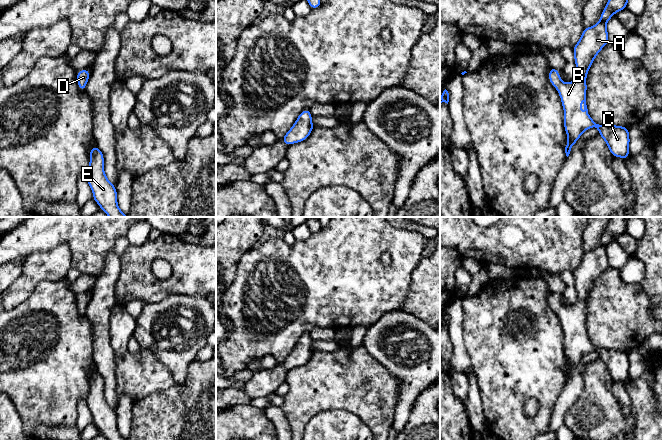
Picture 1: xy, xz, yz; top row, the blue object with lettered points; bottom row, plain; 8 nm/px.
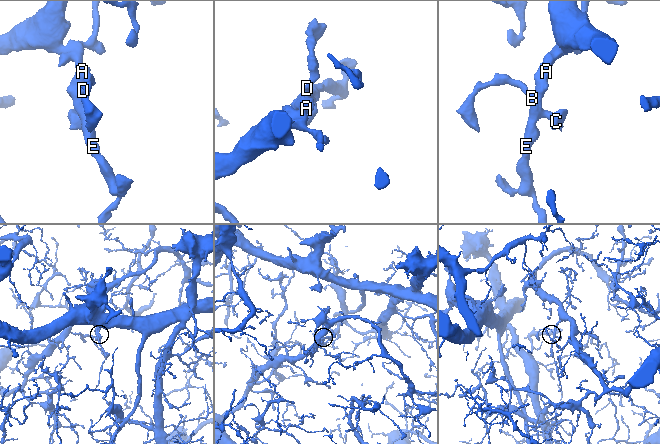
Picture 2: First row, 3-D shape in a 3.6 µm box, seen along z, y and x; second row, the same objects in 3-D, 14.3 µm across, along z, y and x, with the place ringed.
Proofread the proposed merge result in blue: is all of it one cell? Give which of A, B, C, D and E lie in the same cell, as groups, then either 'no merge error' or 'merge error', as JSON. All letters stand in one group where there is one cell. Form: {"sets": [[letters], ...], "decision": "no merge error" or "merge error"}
{"sets": [["A", "B", "C", "D", "E"]], "decision": "no merge error"}

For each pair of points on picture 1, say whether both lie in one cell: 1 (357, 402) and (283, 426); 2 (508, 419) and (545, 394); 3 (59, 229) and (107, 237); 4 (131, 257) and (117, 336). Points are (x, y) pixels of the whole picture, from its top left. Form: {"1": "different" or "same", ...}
{"1": "different", "2": "same", "3": "same", "4": "different"}

